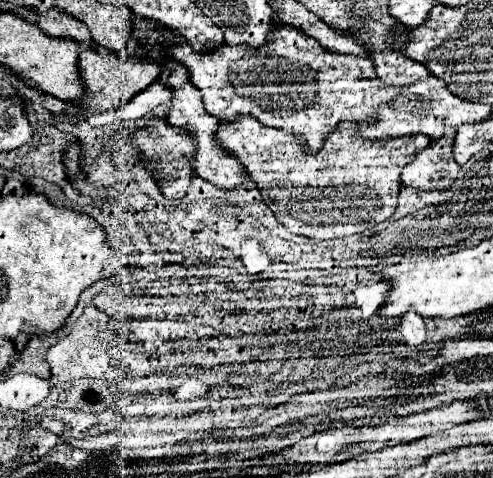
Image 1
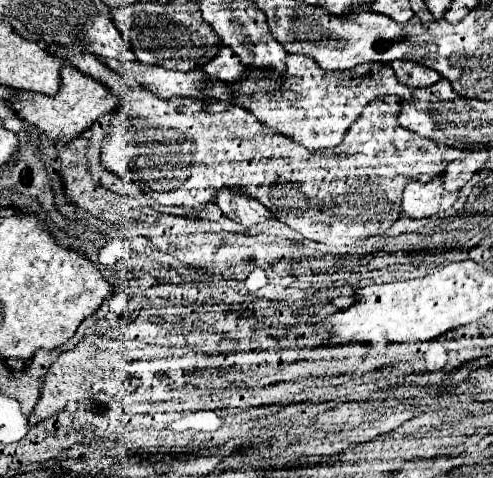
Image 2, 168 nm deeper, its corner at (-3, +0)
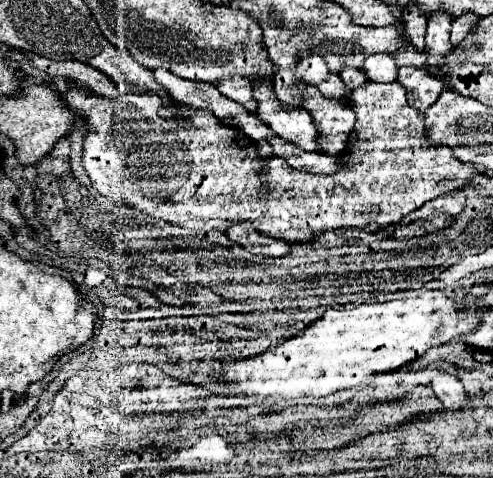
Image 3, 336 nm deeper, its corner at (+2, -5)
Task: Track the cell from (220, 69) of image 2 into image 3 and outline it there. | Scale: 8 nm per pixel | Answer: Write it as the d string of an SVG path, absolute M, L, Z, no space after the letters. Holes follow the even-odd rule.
M240 75L224 77L222 81L216 83L216 89L220 89L220 93L238 101L246 109L252 109L252 113L256 111L256 101L252 101L252 89L244 77L240 77Z

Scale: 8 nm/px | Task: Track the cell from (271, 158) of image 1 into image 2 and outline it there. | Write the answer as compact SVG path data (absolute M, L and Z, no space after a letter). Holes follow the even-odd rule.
M73 44L73 46L57 46L57 48L55 48L55 54L57 54L59 58L63 58L65 64L77 68L81 74L85 74L85 76L89 76L89 78L105 84L115 96L121 98L121 104L119 104L119 110L117 110L117 112L119 112L119 114L117 114L117 120L111 120L111 122L109 122L107 136L105 136L105 140L103 140L103 144L101 144L101 166L103 166L107 172L117 174L117 176L123 178L125 182L191 180L189 192L167 192L167 194L159 194L159 202L165 202L165 200L161 200L161 198L167 198L167 202L169 202L169 198L173 196L173 204L177 202L177 206L197 208L197 210L203 210L209 202L215 202L215 200L217 200L217 192L219 192L221 188L239 190L239 192L243 192L243 194L249 194L249 198L259 200L265 208L269 208L269 210L273 212L275 218L279 218L281 222L287 222L289 228L297 230L303 238L313 240L313 242L321 242L321 244L329 244L329 246L351 246L351 244L357 242L357 240L385 234L385 232L391 228L391 224L401 216L401 194L403 194L403 188L405 188L409 182L421 182L421 184L431 182L433 178L445 174L445 168L447 168L449 162L453 162L455 158L459 158L459 156L457 156L459 150L449 148L449 146L443 146L443 144L437 144L437 142L427 140L427 138L421 138L421 136L417 136L415 132L409 132L409 130L405 130L405 128L399 124L397 116L401 114L403 102L405 102L405 98L401 98L401 96L379 96L379 98L371 100L371 102L363 108L363 114L361 114L359 119L350 127L340 145L327 150L309 151L307 148L303 148L301 144L297 144L297 142L293 142L293 140L287 140L287 138L281 136L281 134L273 134L271 128L265 128L265 124L261 124L259 120L255 120L255 116L253 116L251 112L247 112L245 108L241 108L241 106L237 106L237 104L231 104L231 102L213 102L213 100L207 100L207 102L203 100L203 102L199 102L199 100L193 100L193 98L187 98L187 104L183 104L183 98L179 98L179 96L169 98L169 100L161 100L161 98L157 98L153 92L141 88L135 80L129 82L129 80L125 80L121 74L109 70L105 64L99 62L99 58L97 58L95 54L83 52L83 50L79 48L79 44Z

